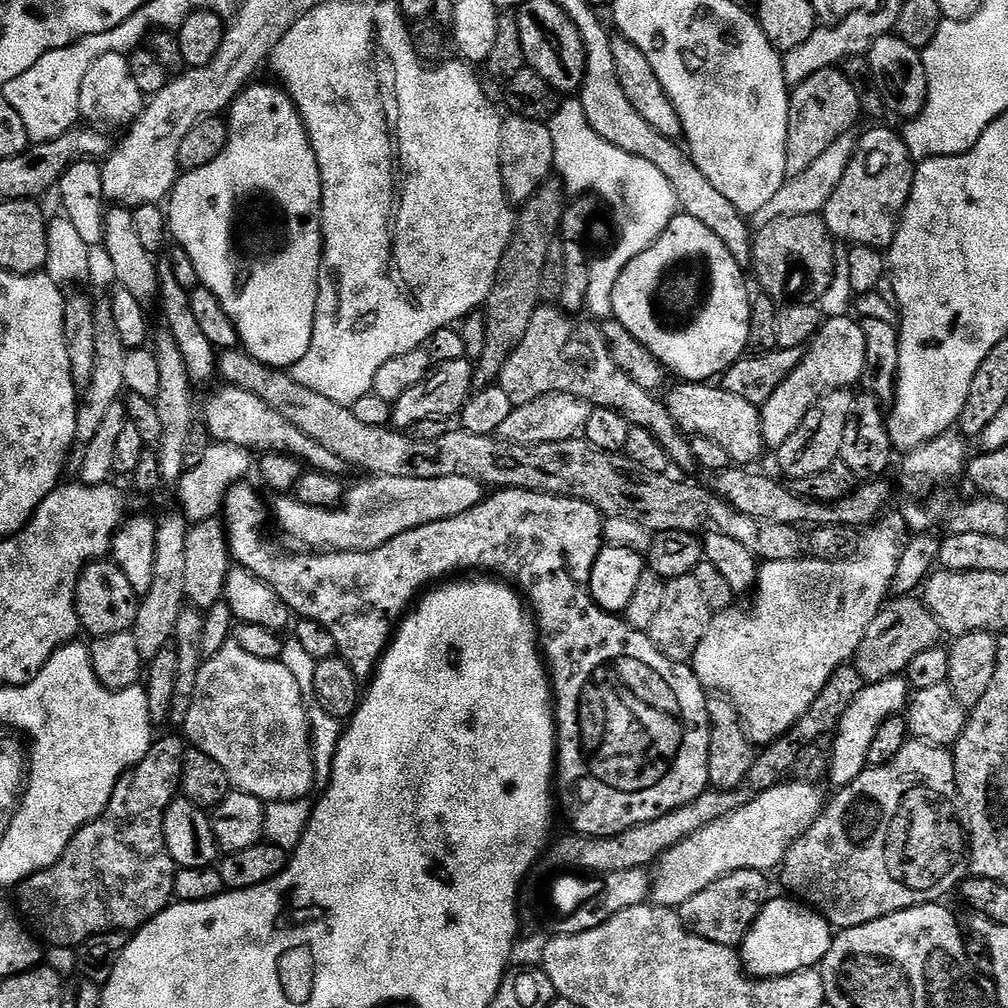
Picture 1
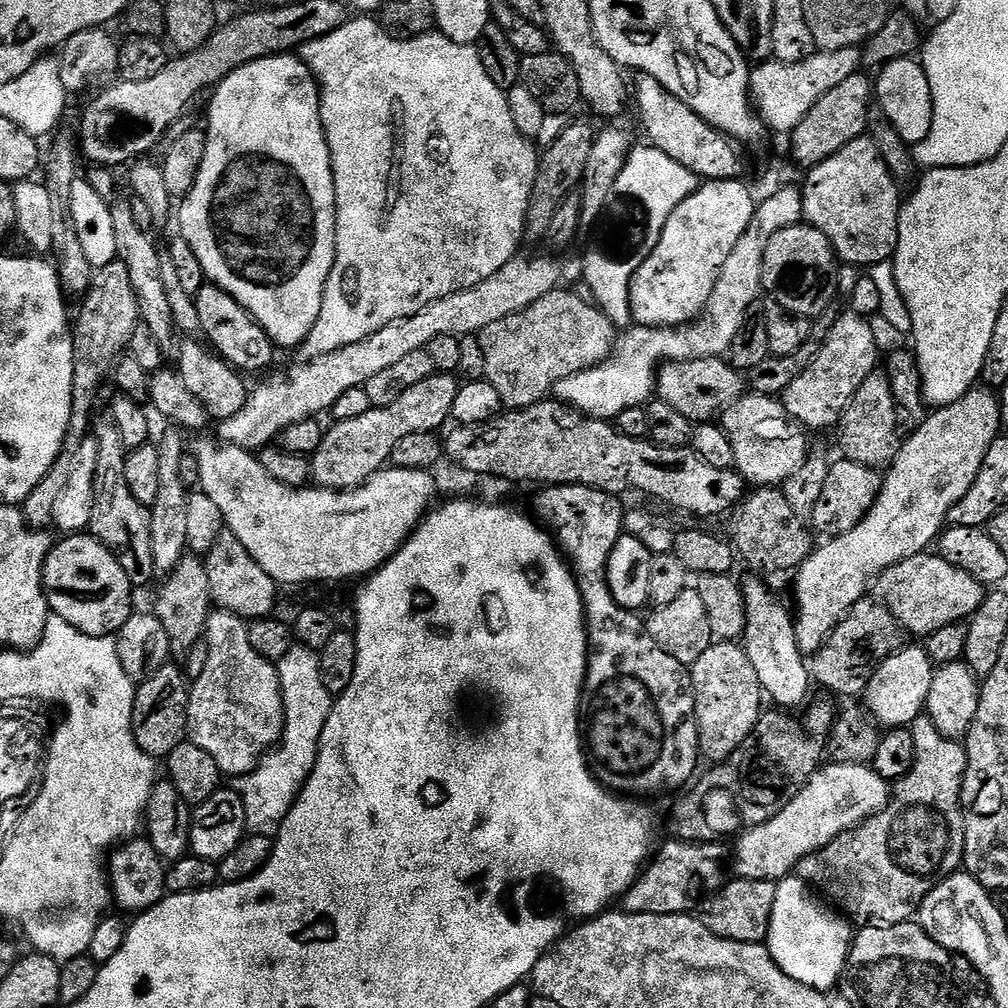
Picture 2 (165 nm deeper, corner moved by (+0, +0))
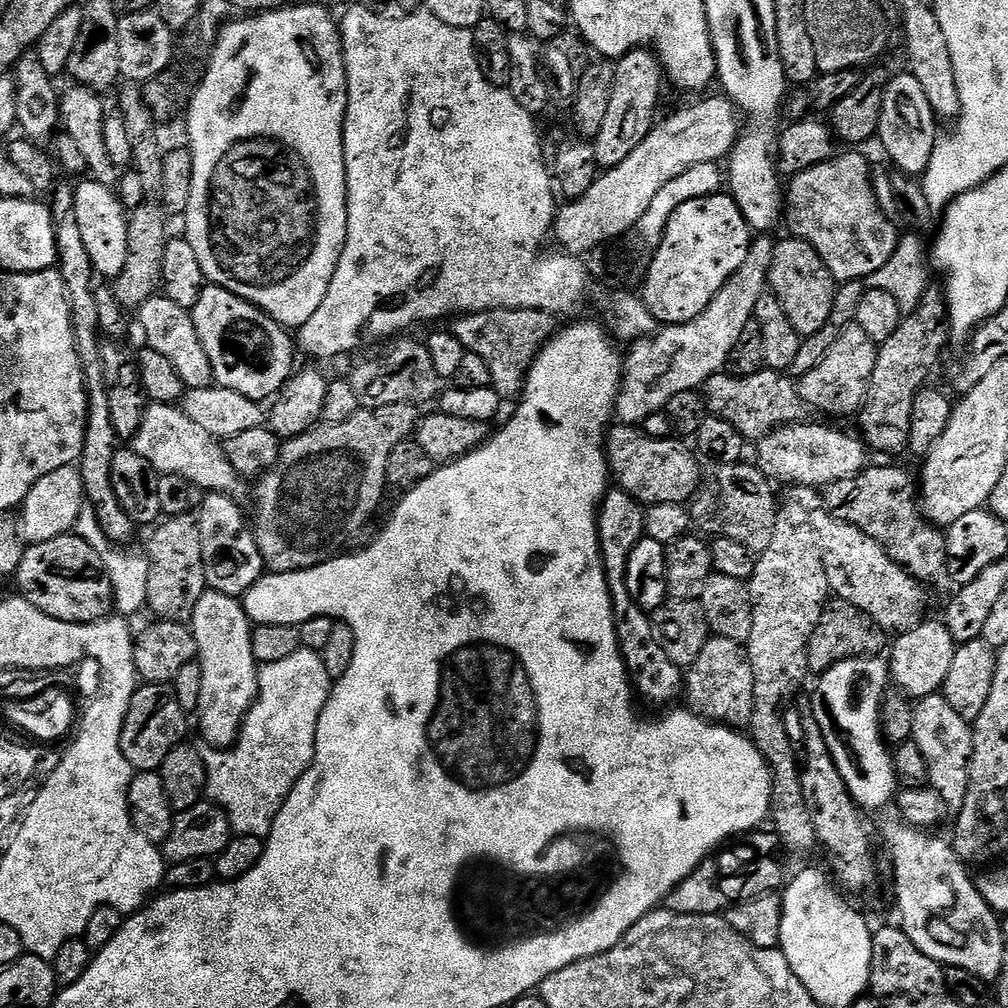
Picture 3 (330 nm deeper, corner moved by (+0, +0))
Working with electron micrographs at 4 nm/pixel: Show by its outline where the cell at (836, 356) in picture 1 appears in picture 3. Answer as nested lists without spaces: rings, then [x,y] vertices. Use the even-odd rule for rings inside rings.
[[[855,322],[841,327],[837,331],[834,346],[826,350],[826,358],[822,358],[822,362],[818,362],[810,374],[799,377],[798,387],[805,405],[809,409],[817,408],[828,416],[855,417],[864,401],[870,374],[874,374],[877,347],[870,334],[866,334],[866,330],[859,328]]]

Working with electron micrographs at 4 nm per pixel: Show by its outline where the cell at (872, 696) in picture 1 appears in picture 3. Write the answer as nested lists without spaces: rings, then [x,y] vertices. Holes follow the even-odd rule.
[[[928,618],[914,630],[899,633],[893,640],[896,641],[890,644],[892,656],[887,657],[891,683],[913,701],[937,695],[943,689],[946,674],[950,674],[950,662],[954,662],[958,647],[954,638],[950,638],[950,630],[946,630],[939,619]]]

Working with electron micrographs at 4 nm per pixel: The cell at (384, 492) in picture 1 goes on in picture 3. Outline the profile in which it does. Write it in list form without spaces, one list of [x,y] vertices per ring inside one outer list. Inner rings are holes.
[[[149,403],[144,410],[142,426],[138,430],[134,447],[146,462],[150,462],[157,473],[169,476],[178,474],[186,478],[191,485],[196,485],[208,492],[233,491],[232,487],[238,483],[234,466],[226,458],[221,441],[206,434],[202,426],[190,422],[186,414],[171,404]]]

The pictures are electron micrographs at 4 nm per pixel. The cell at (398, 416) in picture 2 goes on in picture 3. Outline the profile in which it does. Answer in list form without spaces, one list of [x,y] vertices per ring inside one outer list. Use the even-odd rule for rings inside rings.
[[[395,404],[394,406],[382,406],[381,408],[361,408],[354,414],[354,418],[349,418],[346,422],[338,422],[337,424],[325,424],[323,422],[310,429],[306,434],[302,434],[293,440],[283,441],[280,450],[280,460],[275,464],[269,472],[265,472],[259,477],[256,488],[256,500],[260,503],[260,521],[255,521],[254,531],[256,541],[258,542],[258,550],[264,559],[264,567],[268,572],[301,572],[307,568],[313,568],[319,564],[323,564],[325,560],[337,555],[341,551],[340,548],[376,511],[380,508],[380,503],[384,500],[384,492],[386,493],[386,485],[384,482],[384,471],[386,470],[386,458],[390,458],[390,450],[394,450],[394,446],[398,446],[402,441],[409,439],[416,431],[418,423],[417,405],[414,404]]]

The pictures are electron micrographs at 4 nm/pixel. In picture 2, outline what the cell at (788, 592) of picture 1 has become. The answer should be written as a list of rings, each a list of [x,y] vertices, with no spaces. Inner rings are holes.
[[[977,386],[972,391],[967,392],[962,398],[958,398],[958,402],[948,404],[944,408],[936,408],[929,411],[927,418],[922,422],[922,426],[911,429],[910,435],[912,436],[903,441],[898,450],[898,454],[894,458],[894,462],[887,469],[884,476],[884,485],[878,494],[878,498],[874,502],[874,506],[866,514],[866,518],[854,526],[854,530],[850,530],[841,536],[833,536],[824,545],[817,547],[812,555],[795,569],[794,577],[796,576],[796,608],[794,604],[794,619],[796,622],[796,637],[798,638],[798,646],[800,651],[805,654],[815,654],[820,647],[828,641],[828,635],[840,625],[840,621],[850,609],[858,603],[859,600],[865,599],[867,590],[869,591],[870,585],[875,581],[876,577],[884,571],[885,568],[894,566],[899,560],[905,560],[911,556],[918,556],[929,551],[928,548],[937,543],[938,537],[945,531],[948,524],[948,515],[954,505],[956,505],[962,497],[966,494],[966,490],[970,490],[970,486],[974,486],[974,478],[978,474],[978,470],[982,470],[982,462],[986,458],[986,454],[990,450],[990,446],[995,442],[996,437],[1001,435],[1002,425],[1000,423],[1000,397],[993,389],[987,386]]]

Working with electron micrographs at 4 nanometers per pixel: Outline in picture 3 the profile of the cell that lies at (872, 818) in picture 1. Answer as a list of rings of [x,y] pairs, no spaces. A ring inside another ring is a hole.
[[[944,695],[927,696],[915,701],[911,741],[925,756],[928,784],[940,795],[945,809],[952,814],[960,812],[966,802],[966,790],[970,786],[968,771],[972,765],[974,750],[972,724],[951,708],[950,702],[946,702]]]

